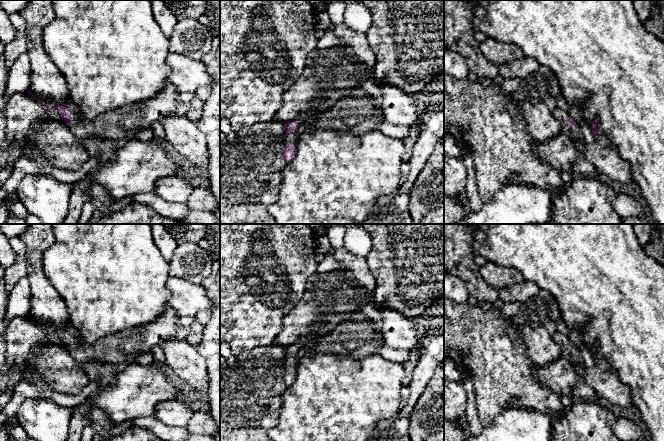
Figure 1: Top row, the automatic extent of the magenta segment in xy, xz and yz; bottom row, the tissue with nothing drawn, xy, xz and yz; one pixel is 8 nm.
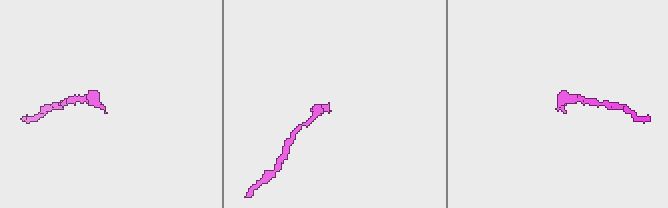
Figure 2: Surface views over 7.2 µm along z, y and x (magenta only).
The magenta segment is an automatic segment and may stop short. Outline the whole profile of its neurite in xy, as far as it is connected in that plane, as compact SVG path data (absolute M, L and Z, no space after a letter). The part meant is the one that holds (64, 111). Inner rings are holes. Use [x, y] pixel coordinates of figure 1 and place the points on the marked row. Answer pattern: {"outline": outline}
{"outline": "M169 82L166 87L161 90L157 95L155 95L152 99L105 112L99 115L94 120L86 119L79 110L70 110L67 105L53 106L45 104L43 100L39 100L32 94L30 87L27 94L31 95L34 99L43 103L46 112L48 112L51 108L56 108L57 111L60 113L61 118L68 126L72 134L76 137L76 139L84 143L85 140L90 137L102 137L111 139L113 141L122 139L130 140L135 138L139 132L145 130L154 122L159 121L162 116L167 113L174 112L180 103L181 92L171 82Z"}

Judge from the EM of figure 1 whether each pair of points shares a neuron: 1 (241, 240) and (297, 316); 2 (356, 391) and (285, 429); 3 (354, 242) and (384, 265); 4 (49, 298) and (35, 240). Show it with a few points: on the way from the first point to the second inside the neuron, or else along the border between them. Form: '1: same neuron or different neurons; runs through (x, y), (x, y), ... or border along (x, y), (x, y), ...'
1: different neurons; border along (305, 289), (301, 299), (284, 317), (281, 330)
2: same neuron; runs through (338, 403), (312, 429), (303, 429)
3: different neurons; border along (369, 234), (372, 240), (372, 248), (366, 257)
4: same neuron; runs through (39, 284), (35, 276), (35, 254)

